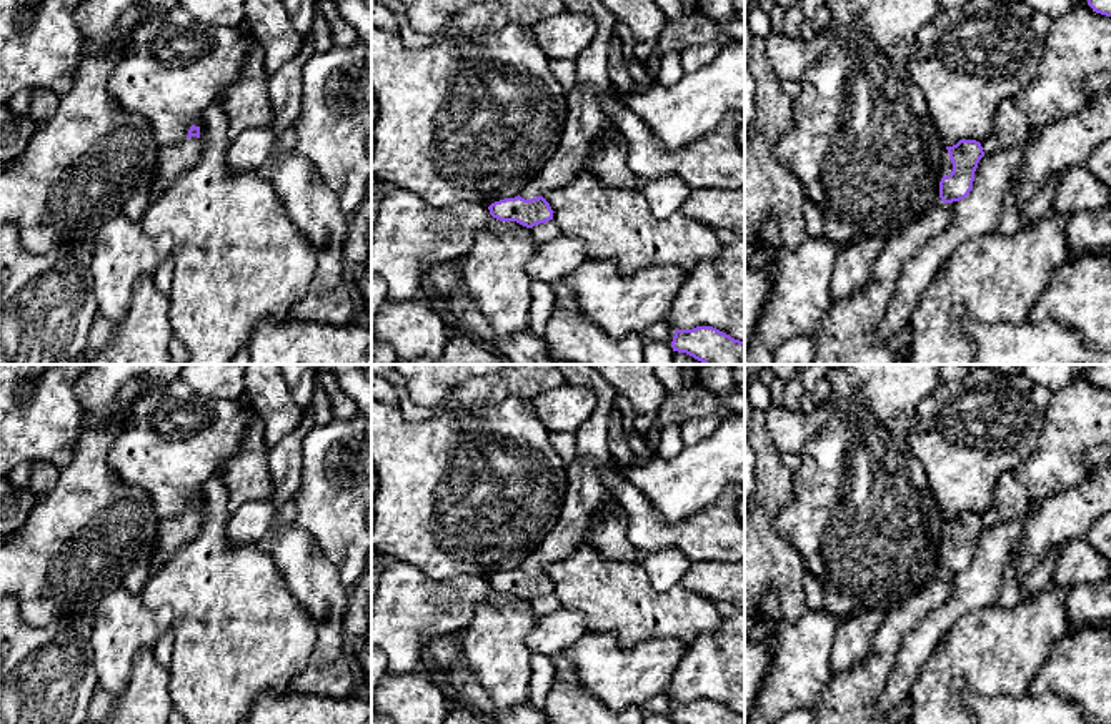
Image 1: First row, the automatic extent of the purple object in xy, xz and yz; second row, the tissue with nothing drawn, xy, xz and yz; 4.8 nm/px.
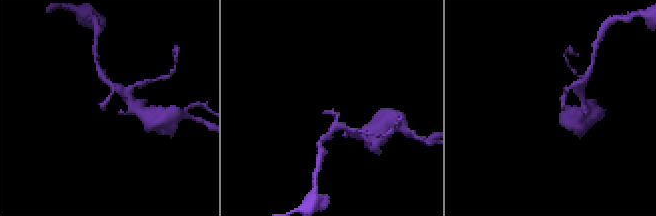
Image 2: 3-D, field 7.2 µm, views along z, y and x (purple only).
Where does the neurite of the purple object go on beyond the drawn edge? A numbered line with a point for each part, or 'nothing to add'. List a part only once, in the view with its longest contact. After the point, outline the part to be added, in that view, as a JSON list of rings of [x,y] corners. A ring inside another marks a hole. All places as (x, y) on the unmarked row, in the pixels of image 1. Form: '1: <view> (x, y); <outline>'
1: yz (946, 540); [[[944,521],[943,531],[941,531],[941,541],[939,541],[939,554],[941,554],[943,549],[949,548],[951,544],[953,544],[953,536],[949,533],[948,523]]]

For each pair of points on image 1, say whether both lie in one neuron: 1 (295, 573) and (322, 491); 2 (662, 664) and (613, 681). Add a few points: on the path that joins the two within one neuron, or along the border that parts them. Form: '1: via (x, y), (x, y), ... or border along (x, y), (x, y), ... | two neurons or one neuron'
1: border along (293, 496), (293, 523), (332, 565) | two neurons
2: via (650, 666), (633, 678), (625, 678) | one neuron

